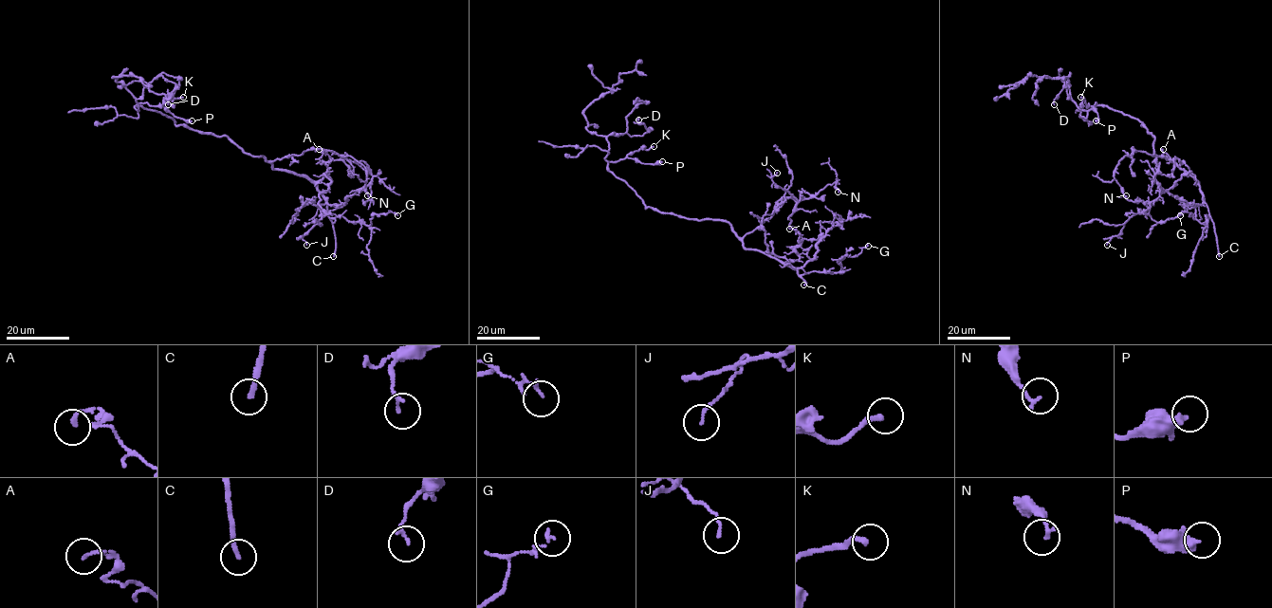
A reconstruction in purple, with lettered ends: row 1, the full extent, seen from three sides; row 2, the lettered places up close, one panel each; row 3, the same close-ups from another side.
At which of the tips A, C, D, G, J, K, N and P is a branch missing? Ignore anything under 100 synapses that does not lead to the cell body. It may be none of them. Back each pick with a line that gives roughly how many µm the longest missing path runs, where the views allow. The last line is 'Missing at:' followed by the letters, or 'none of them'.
C: missing 70 µm
Missing at: C

